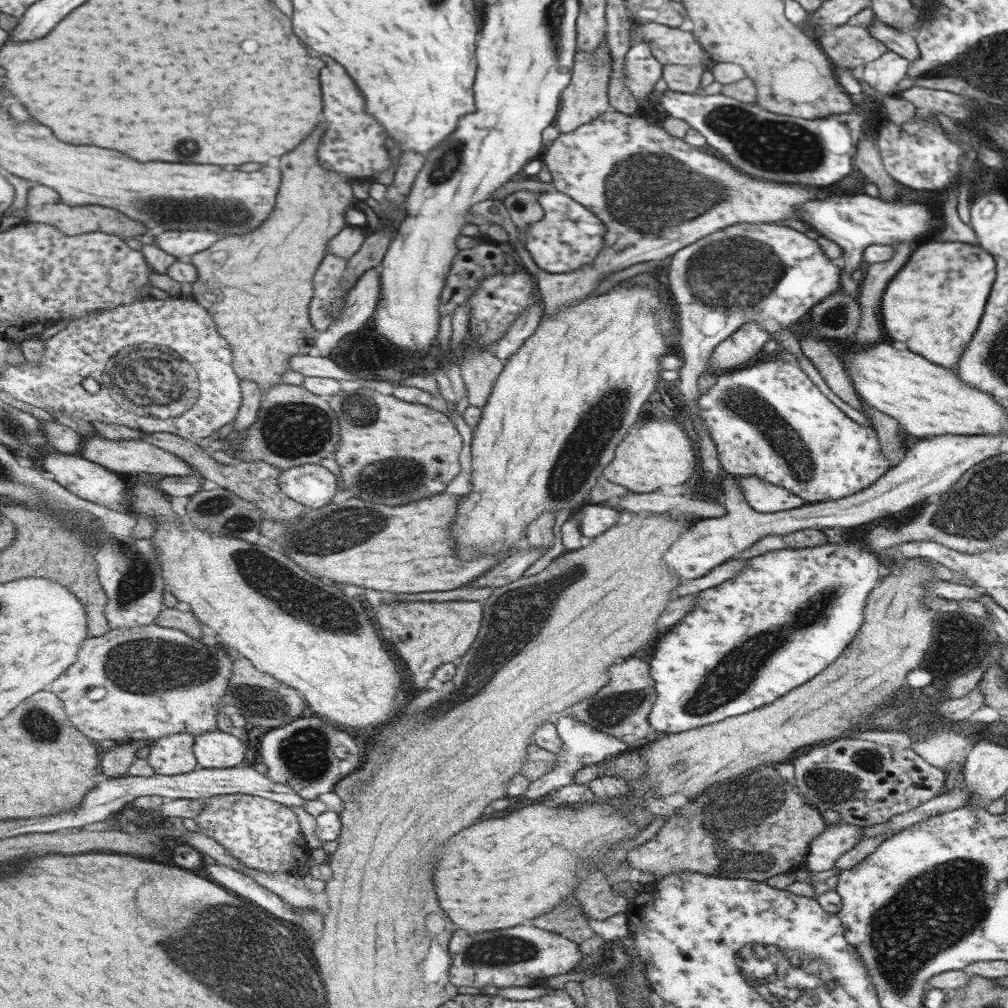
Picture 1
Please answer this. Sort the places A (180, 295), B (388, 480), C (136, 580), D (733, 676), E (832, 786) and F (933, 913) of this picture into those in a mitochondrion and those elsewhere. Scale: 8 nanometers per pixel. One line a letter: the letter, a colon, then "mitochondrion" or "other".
A: other
B: mitochondrion
C: mitochondrion
D: mitochondrion
E: mitochondrion
F: mitochondrion

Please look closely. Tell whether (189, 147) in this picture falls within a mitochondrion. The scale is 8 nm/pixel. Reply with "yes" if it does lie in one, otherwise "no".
yes

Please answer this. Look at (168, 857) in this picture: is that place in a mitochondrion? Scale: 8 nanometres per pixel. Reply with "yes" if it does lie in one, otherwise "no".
no

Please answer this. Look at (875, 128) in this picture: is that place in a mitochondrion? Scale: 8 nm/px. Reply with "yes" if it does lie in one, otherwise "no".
no

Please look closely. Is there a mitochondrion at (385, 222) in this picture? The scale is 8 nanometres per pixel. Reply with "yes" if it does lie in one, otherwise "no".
no

